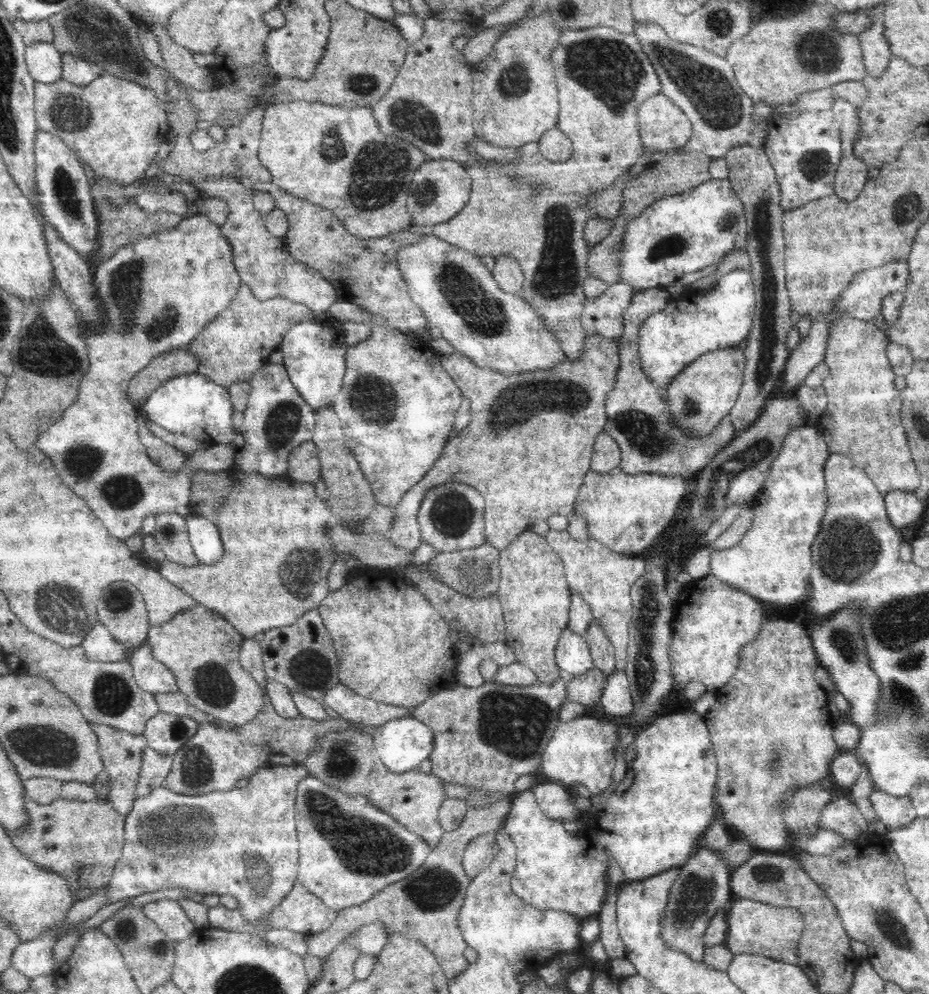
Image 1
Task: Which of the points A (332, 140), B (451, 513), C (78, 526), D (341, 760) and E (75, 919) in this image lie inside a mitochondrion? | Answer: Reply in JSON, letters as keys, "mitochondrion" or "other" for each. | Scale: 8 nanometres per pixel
{"A":"mitochondrion","B":"mitochondrion","C":"other","D":"mitochondrion","E":"other"}

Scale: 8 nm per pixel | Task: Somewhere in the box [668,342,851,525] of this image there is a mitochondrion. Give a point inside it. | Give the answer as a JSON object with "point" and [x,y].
{"point":[759,449]}

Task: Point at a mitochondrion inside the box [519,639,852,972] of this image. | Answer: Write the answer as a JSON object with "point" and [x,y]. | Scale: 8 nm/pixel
{"point":[695,894]}

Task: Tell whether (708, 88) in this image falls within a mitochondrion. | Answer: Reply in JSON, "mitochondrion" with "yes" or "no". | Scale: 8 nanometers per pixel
{"mitochondrion":"yes"}

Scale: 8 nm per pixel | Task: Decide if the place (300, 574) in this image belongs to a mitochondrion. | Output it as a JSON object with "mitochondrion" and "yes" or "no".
{"mitochondrion":"yes"}

